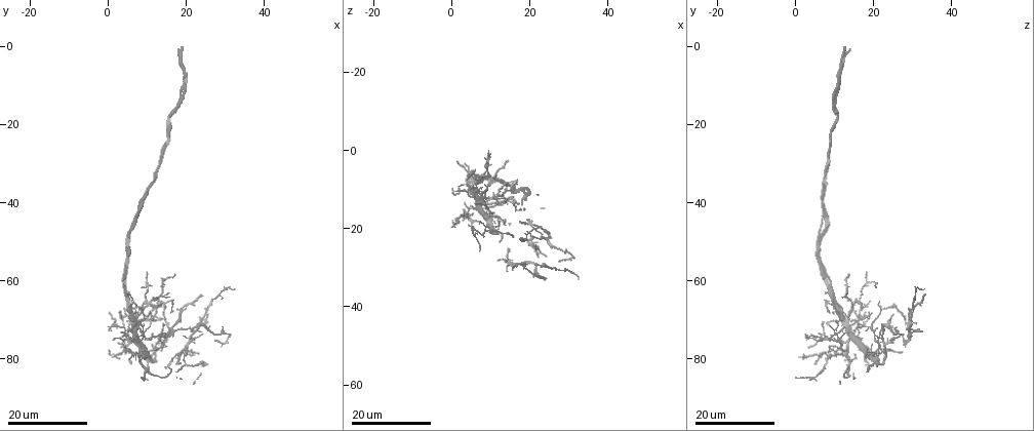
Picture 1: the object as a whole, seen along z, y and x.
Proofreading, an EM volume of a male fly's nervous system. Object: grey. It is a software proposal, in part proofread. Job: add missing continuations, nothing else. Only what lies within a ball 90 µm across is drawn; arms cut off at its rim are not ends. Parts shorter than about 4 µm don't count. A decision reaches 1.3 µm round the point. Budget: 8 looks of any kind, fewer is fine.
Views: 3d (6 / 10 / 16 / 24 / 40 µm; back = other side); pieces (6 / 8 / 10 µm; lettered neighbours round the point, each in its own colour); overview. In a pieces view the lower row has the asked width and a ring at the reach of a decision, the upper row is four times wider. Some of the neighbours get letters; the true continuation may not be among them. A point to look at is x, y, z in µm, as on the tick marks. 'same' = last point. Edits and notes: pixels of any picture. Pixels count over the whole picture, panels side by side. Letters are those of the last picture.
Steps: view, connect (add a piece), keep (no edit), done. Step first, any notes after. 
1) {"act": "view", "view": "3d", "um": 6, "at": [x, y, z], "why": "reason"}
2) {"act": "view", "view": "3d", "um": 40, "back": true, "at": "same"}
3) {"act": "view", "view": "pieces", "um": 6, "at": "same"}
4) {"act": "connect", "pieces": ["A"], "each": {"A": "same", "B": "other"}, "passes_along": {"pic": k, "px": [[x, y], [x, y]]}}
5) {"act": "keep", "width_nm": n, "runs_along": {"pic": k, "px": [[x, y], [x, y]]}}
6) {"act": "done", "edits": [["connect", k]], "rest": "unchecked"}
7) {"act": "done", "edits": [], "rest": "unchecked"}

{"act": "view", "view": "3d", "um": 16, "at": [29.0, 72.5, 26.0], "why": "free end"}

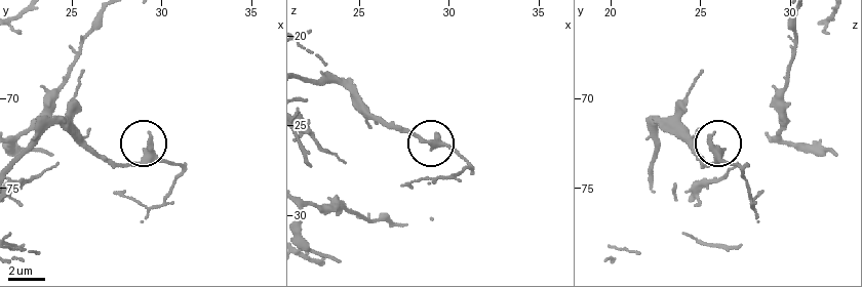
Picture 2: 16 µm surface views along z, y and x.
{"act": "view", "view": "pieces", "um": 8, "at": [29.5, 72.1, 25.7]}

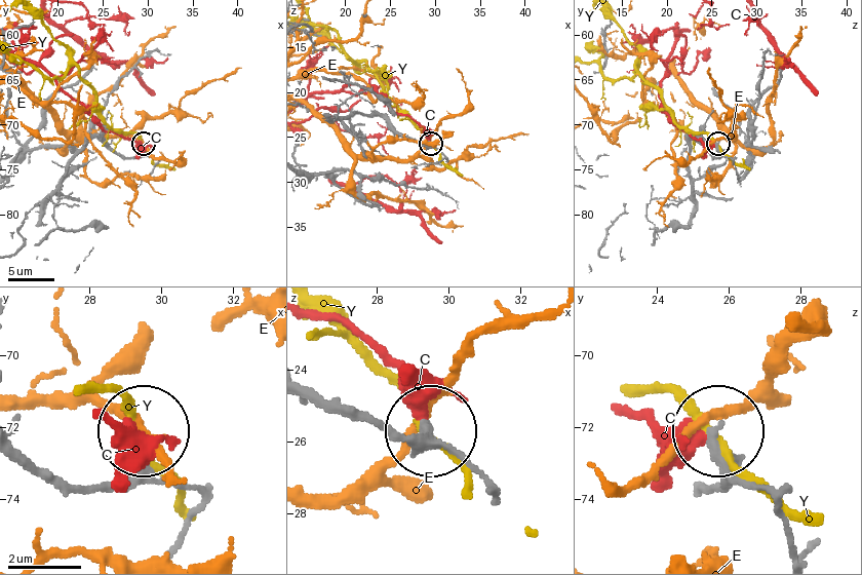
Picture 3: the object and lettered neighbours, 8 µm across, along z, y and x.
{"act": "keep", "each": {"C": "other", "E": "other", "Y": "other"}, "runs_along": {"pic": 3, "px": [[309, 387], [409, 436], [428, 427]]}, "found": "none of them fits"}

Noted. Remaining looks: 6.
{"act": "view", "view": "3d", "um": 16, "at": [16.0, 68.5, 8.5], "why": "free end"}

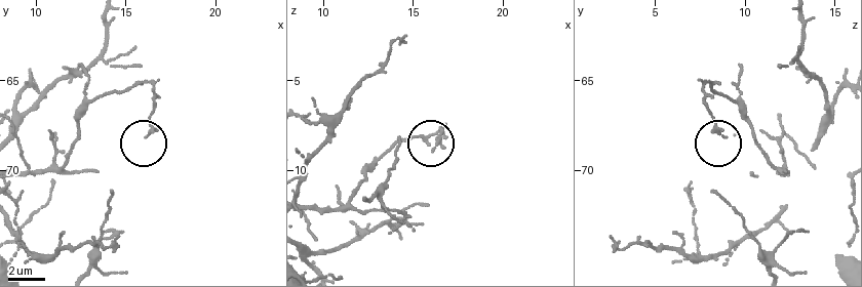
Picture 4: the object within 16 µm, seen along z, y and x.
{"act": "view", "view": "pieces", "um": 6, "at": [16.1, 68.2, 8.8]}

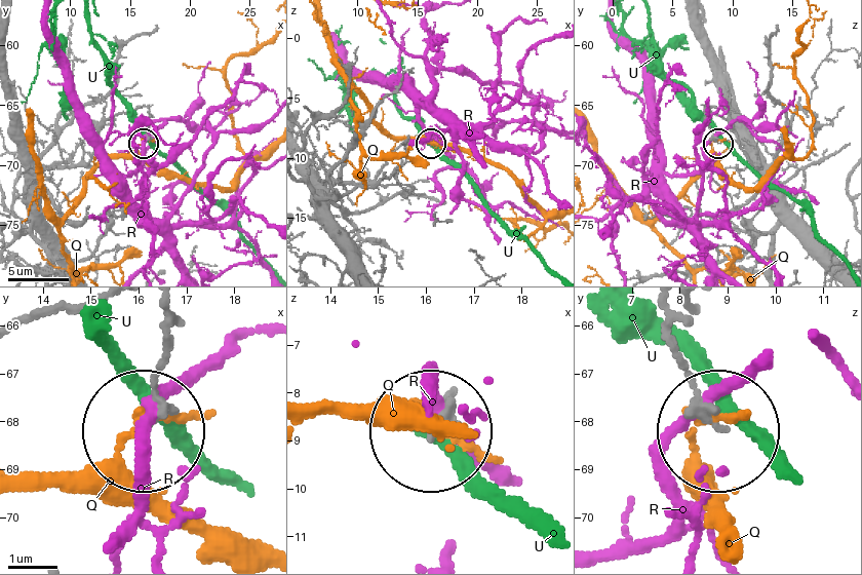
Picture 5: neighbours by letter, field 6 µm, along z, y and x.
{"act": "keep", "width_nm": 160, "each": {"Q": "other", "R": "other", "U": "other"}, "found": "none of them fits"}

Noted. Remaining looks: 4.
{"act": "view", "view": "3d", "um": 16, "at": [15.5, 72.5, 22.0], "why": "an open end"}

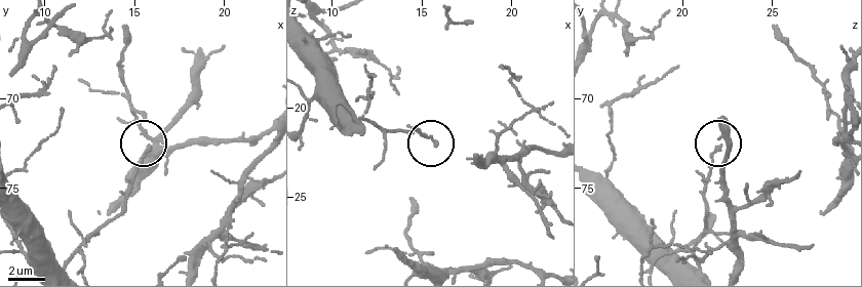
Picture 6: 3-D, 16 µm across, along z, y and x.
{"act": "view", "view": "pieces", "um": 10, "at": [15.9, 72.7, 22.1]}

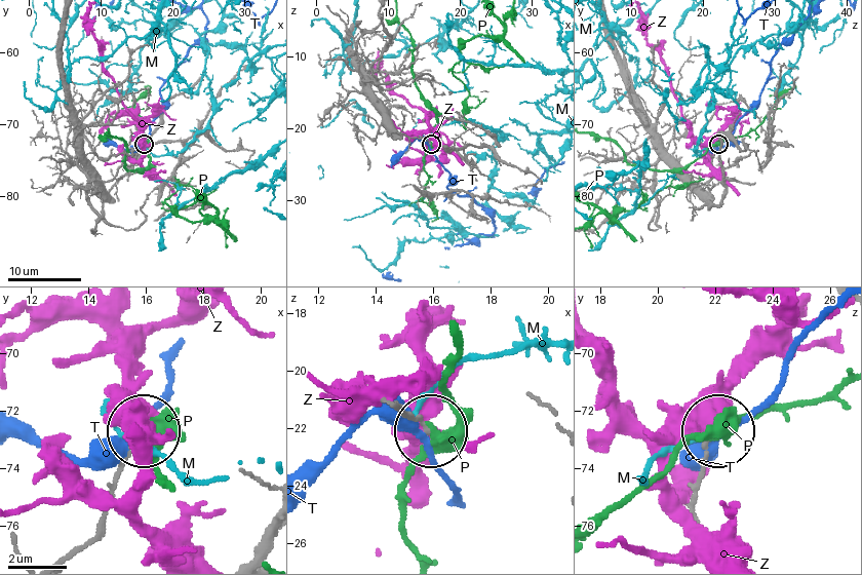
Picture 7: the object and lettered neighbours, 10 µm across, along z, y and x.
{"act": "keep", "each": {"M": "other", "P": "other", "T": "other", "Z": "other"}, "found": "none of them fits"}

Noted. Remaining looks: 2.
{"act": "view", "view": "3d", "um": 16, "at": [17.5, 58.5, 13.5], "why": "end of a long branch"}

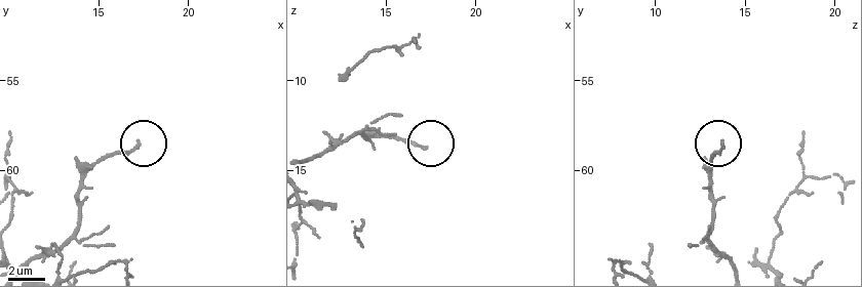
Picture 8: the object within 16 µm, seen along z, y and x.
{"act": "view", "view": "pieces", "um": 8, "at": [17.2, 58.5, 13.9]}

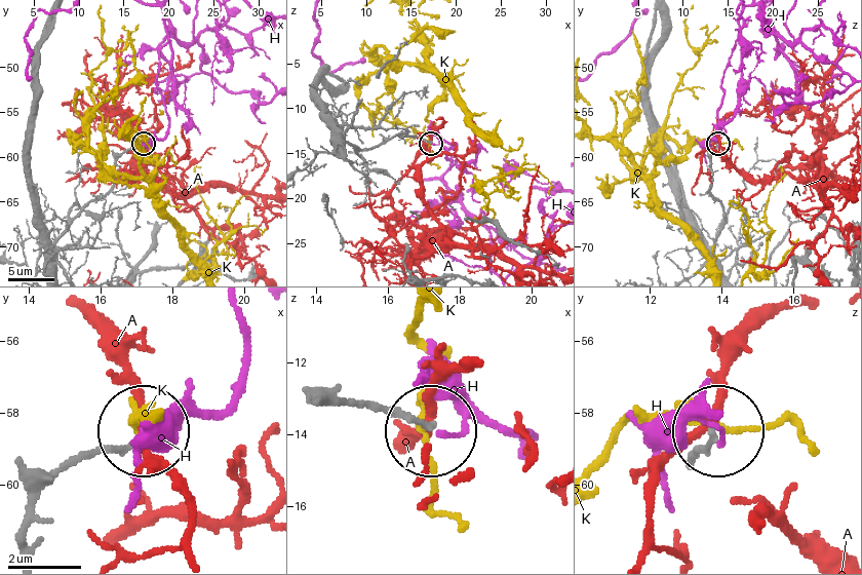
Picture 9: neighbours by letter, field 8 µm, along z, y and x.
{"act": "keep", "each": {"A": "other", "H": "other", "K": "other"}, "found": "none of them fits"}

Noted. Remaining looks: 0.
{"act": "done", "edits": [], "rest": "unchecked"}

